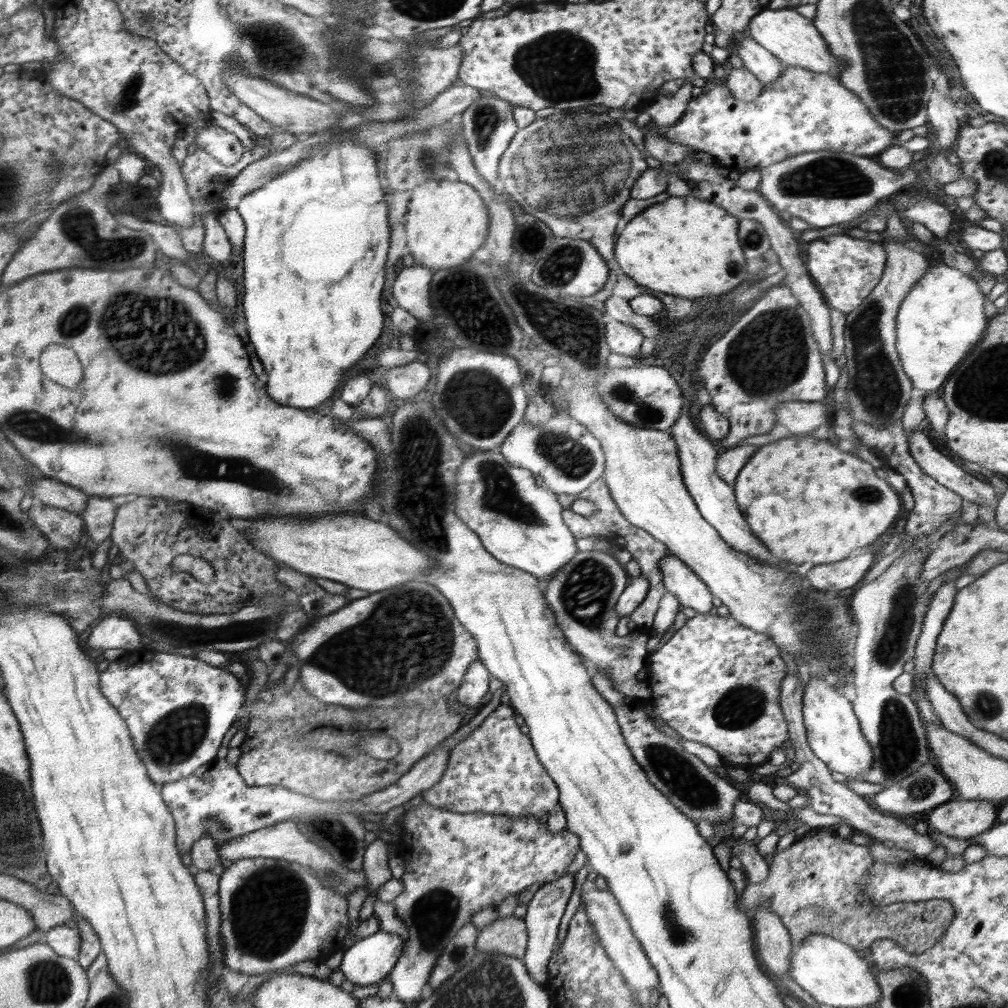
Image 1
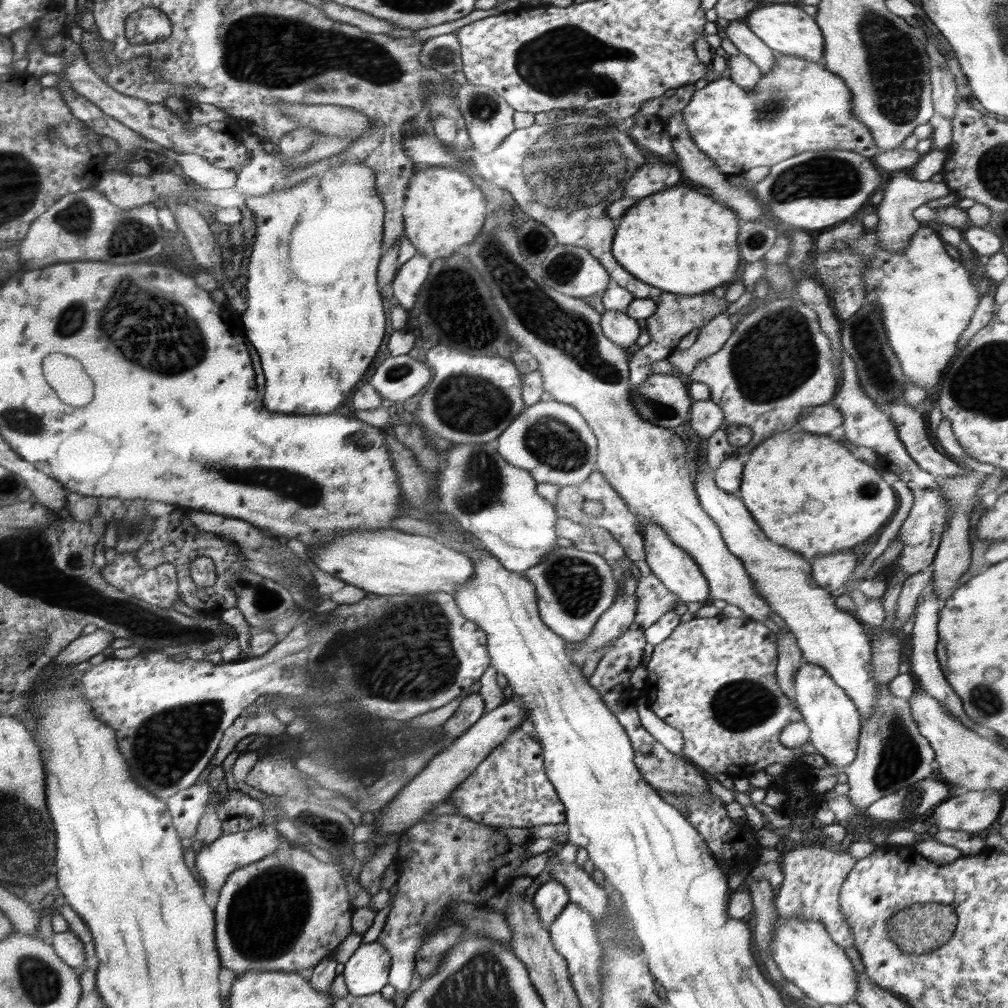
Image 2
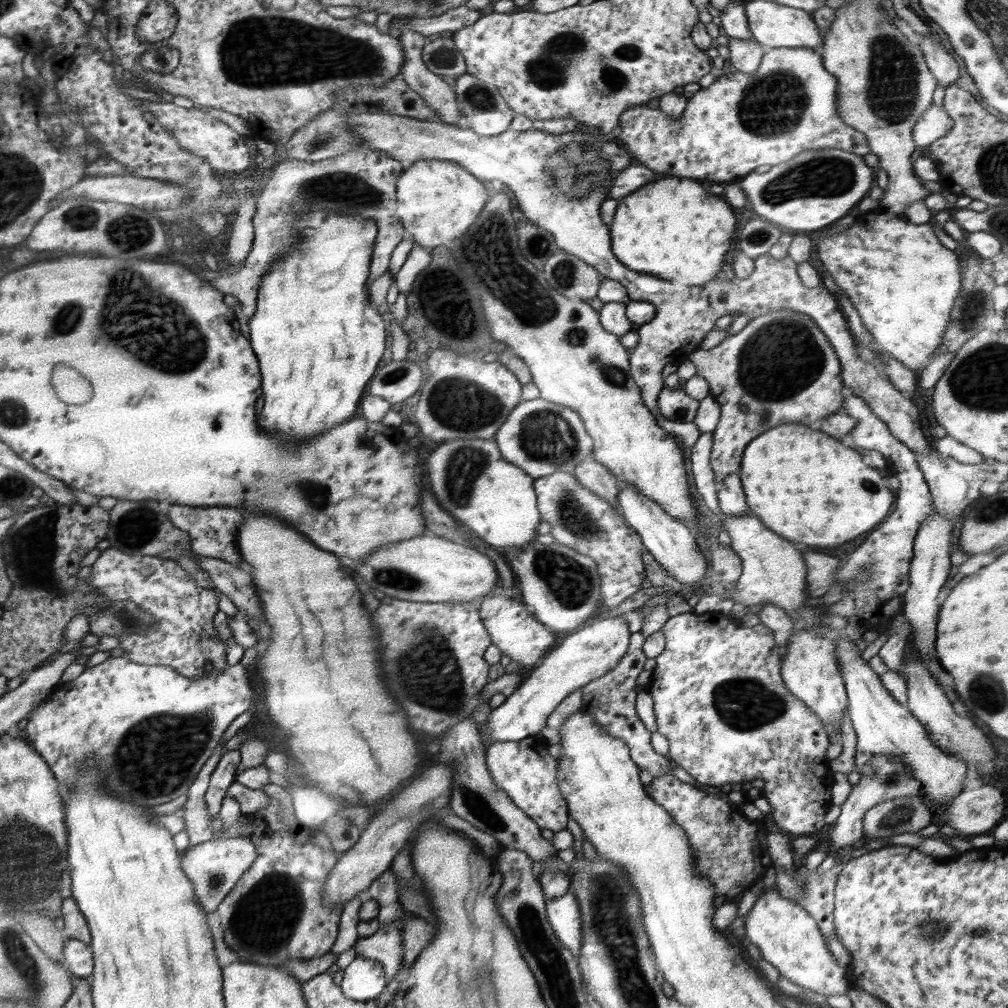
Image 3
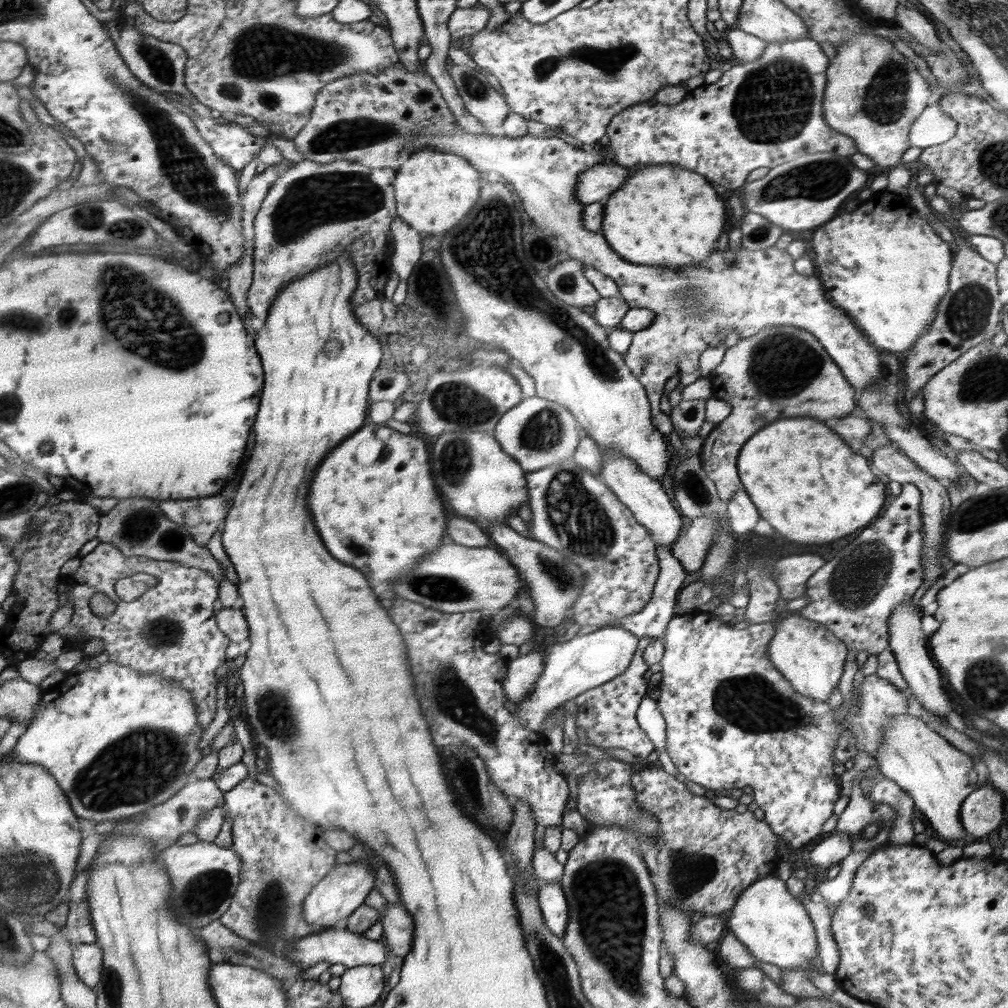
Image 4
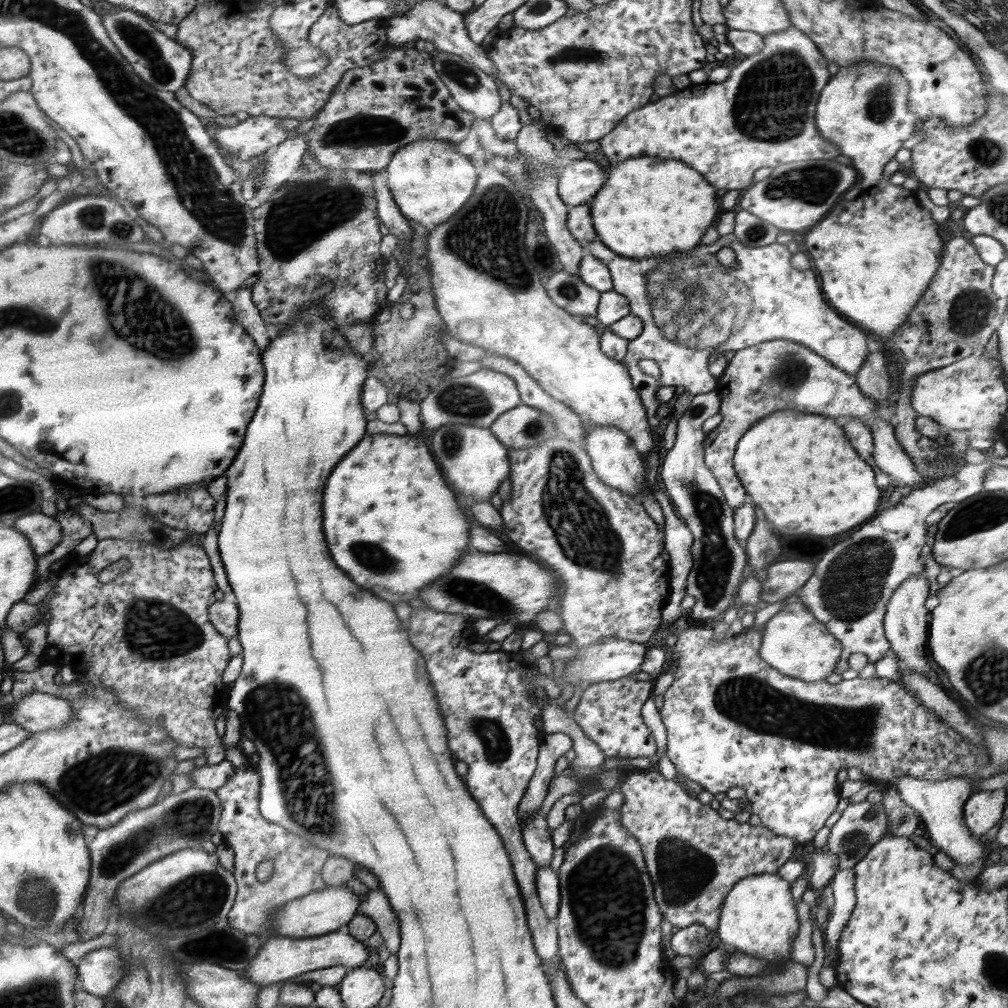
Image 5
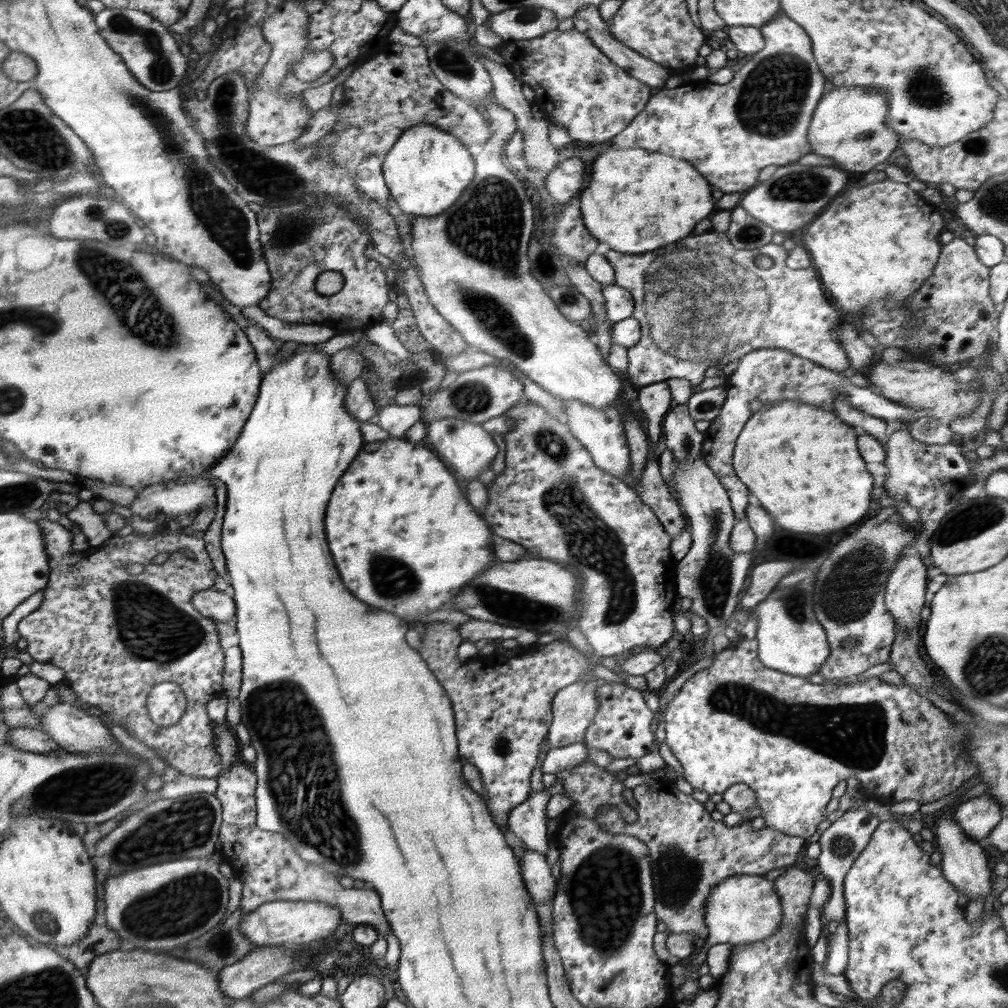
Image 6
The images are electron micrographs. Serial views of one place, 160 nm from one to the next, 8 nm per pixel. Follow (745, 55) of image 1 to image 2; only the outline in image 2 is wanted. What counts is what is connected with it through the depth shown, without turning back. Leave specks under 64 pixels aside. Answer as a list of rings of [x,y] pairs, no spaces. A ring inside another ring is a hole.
[[[730,21],[725,32],[726,38],[738,48],[740,53],[748,55],[763,73],[774,66],[776,52],[748,28],[746,21]]]

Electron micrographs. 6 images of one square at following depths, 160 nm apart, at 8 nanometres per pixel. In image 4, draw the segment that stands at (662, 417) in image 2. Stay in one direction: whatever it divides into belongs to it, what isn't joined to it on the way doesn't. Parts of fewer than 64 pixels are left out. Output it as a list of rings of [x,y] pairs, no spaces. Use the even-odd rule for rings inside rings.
[[[706,399],[682,400],[671,410],[668,420],[672,422],[681,439],[700,432],[700,427],[705,421],[706,403]]]

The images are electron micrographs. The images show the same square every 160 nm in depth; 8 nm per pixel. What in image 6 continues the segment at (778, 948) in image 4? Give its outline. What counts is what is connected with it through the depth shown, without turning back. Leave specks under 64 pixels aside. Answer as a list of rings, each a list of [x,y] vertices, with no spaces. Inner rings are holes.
[[[740,875],[723,880],[714,888],[714,892],[705,900],[705,925],[708,936],[698,951],[690,978],[699,978],[698,968],[705,962],[711,946],[723,942],[732,945],[757,943],[772,936],[779,927],[782,918],[781,900],[774,883],[764,875]]]

